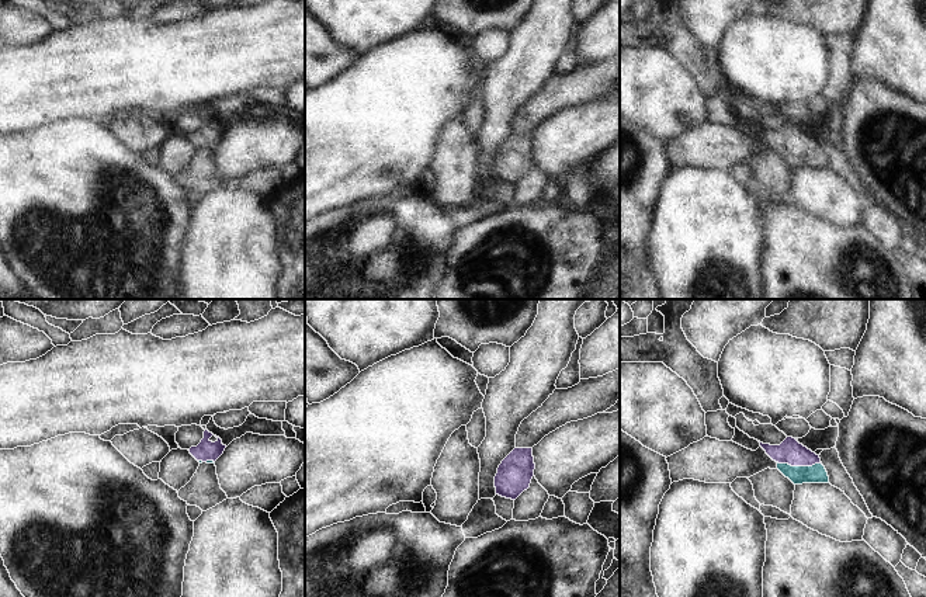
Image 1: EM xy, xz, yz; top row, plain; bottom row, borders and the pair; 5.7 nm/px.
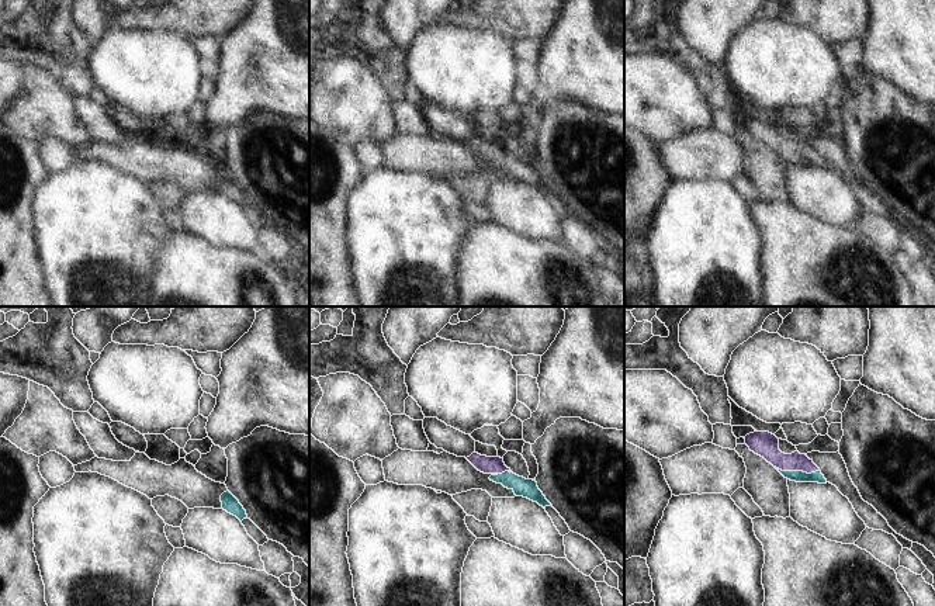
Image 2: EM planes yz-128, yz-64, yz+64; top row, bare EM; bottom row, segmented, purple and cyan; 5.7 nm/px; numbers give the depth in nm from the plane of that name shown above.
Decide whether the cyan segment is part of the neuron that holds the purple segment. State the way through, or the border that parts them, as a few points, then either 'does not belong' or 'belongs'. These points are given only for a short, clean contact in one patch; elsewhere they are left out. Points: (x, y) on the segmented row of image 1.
way yz (790, 451), (790, 455), (800, 465), (817, 474); belongs

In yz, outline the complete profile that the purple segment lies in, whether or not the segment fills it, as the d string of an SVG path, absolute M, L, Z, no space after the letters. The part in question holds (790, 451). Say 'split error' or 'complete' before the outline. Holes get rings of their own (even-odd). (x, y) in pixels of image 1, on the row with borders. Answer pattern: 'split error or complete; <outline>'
split error; M787 437L780 445L760 442L766 454L777 462L777 469L794 485L829 483L829 476L819 455Z

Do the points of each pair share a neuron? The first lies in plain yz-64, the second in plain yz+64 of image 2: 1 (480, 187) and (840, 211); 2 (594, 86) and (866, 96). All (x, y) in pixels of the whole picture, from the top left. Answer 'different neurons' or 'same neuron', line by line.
1: different neurons
2: different neurons

